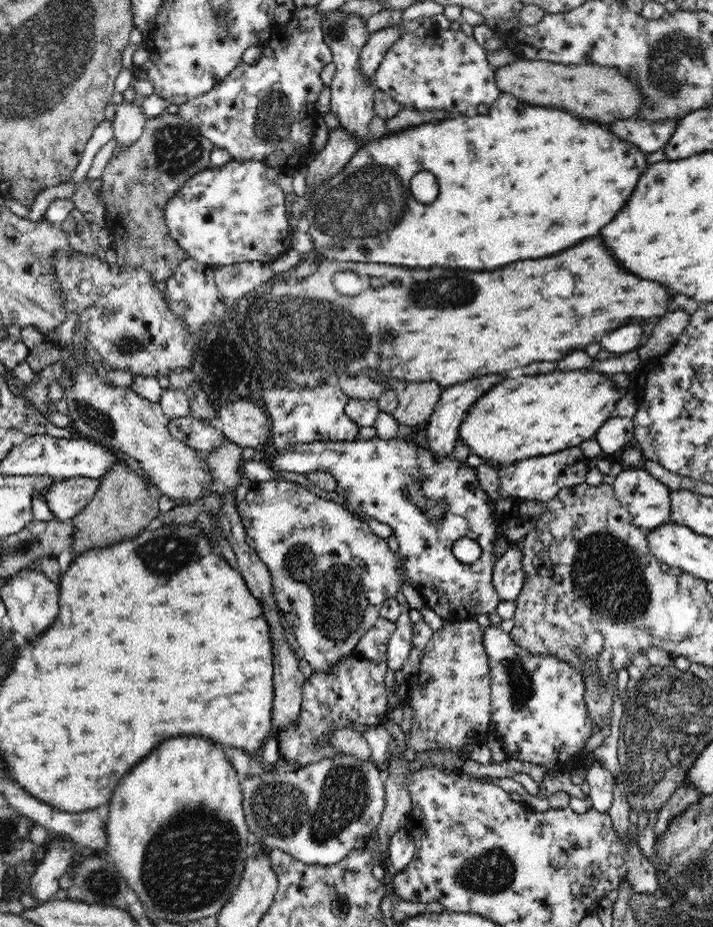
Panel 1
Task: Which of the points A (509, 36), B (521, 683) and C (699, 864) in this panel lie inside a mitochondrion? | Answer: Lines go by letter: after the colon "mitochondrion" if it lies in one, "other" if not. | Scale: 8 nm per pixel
A: other
B: mitochondrion
C: mitochondrion

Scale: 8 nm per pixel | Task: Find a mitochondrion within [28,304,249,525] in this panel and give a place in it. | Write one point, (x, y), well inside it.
(94, 419)

